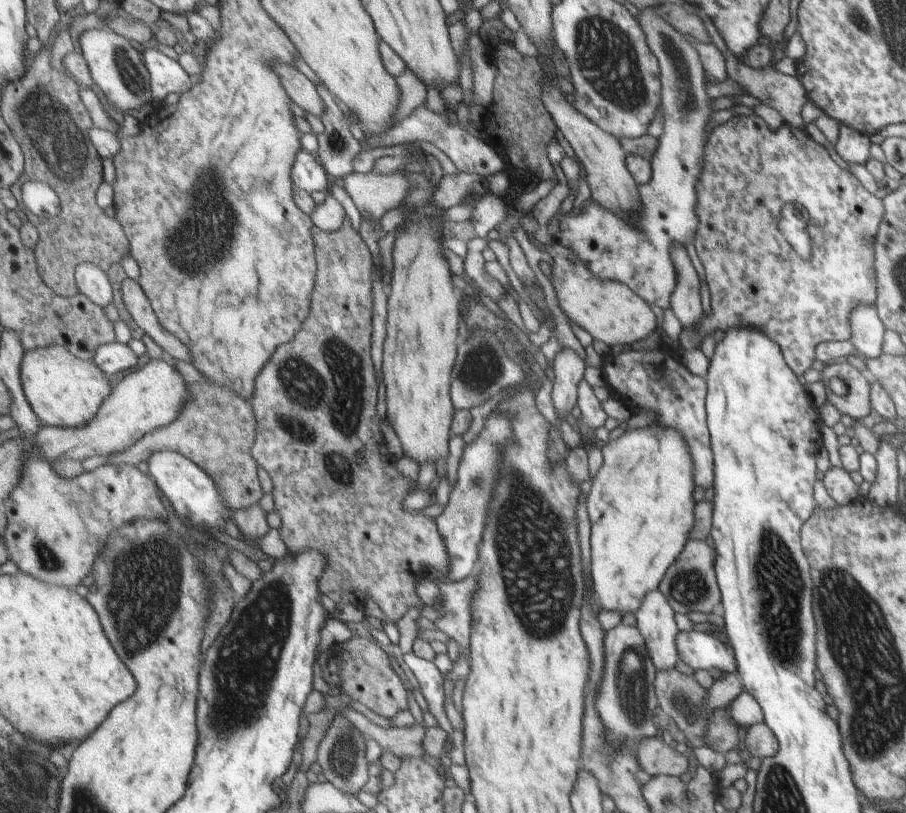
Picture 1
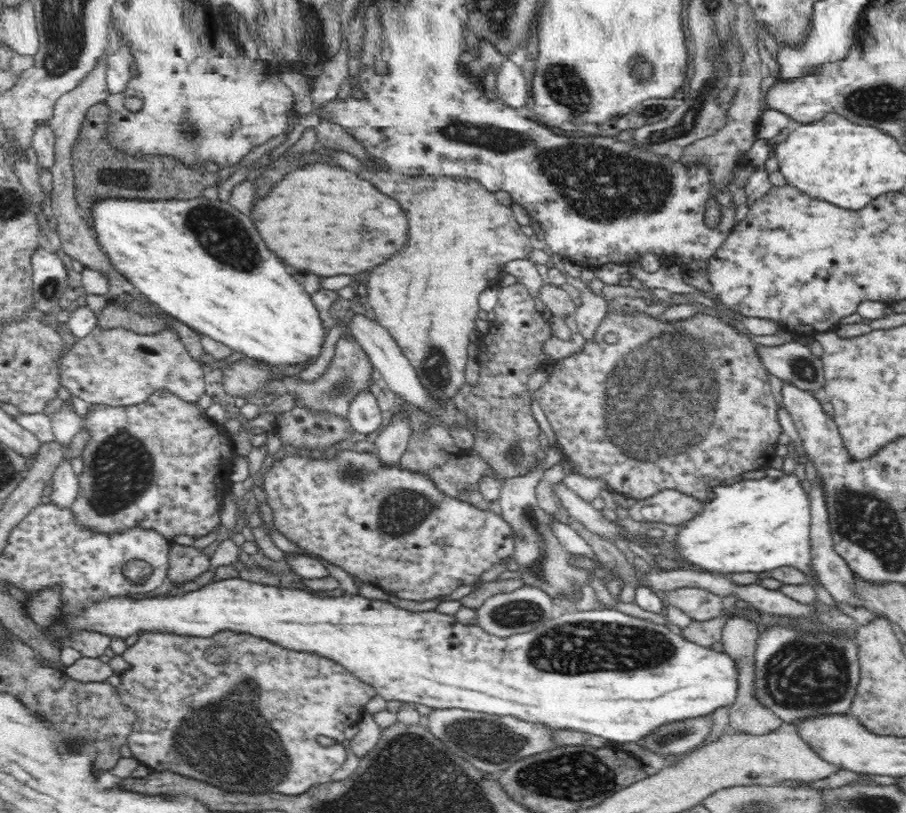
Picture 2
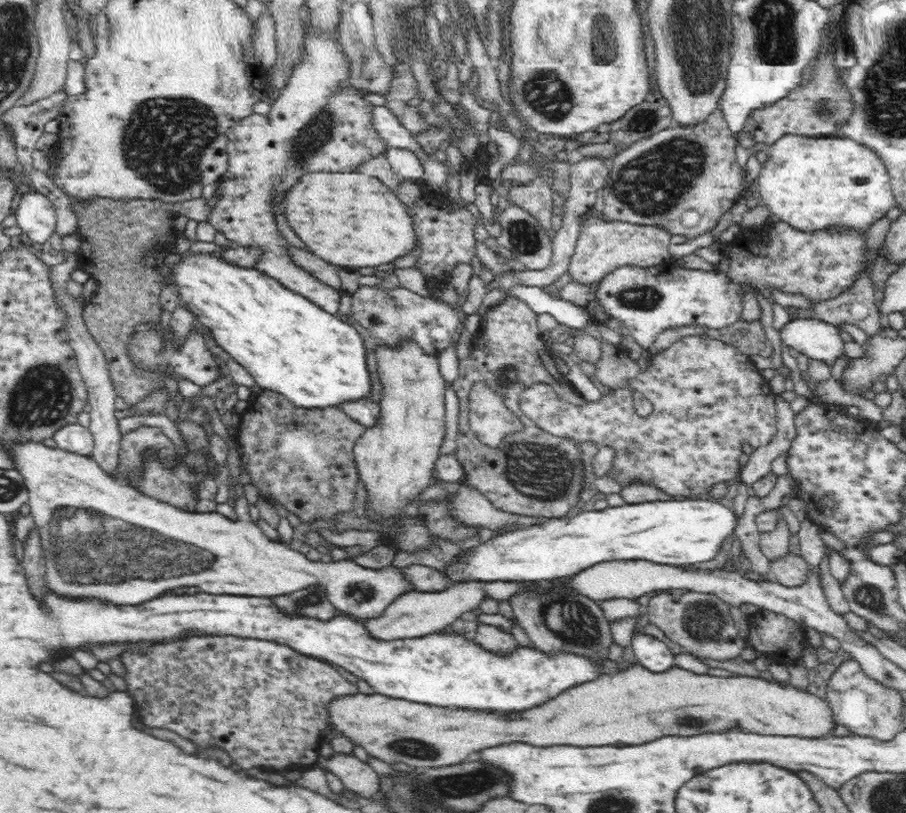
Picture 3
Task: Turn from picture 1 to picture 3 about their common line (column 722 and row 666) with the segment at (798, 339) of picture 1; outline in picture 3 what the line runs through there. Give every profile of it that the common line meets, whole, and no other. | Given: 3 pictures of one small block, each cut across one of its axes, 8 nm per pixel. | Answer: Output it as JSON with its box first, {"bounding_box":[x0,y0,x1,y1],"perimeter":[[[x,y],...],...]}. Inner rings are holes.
{"bounding_box":[121,636,359,772],"perimeter":[[[193,636],[184,642],[160,643],[146,655],[127,652],[121,661],[124,665],[126,692],[134,699],[137,720],[151,728],[173,730],[196,746],[210,742],[210,746],[228,752],[230,758],[242,768],[266,766],[276,770],[296,768],[303,772],[316,767],[321,757],[320,744],[328,739],[326,730],[329,721],[324,714],[328,700],[359,693],[359,687],[350,683],[332,665],[300,654],[286,645],[265,640]]]}

